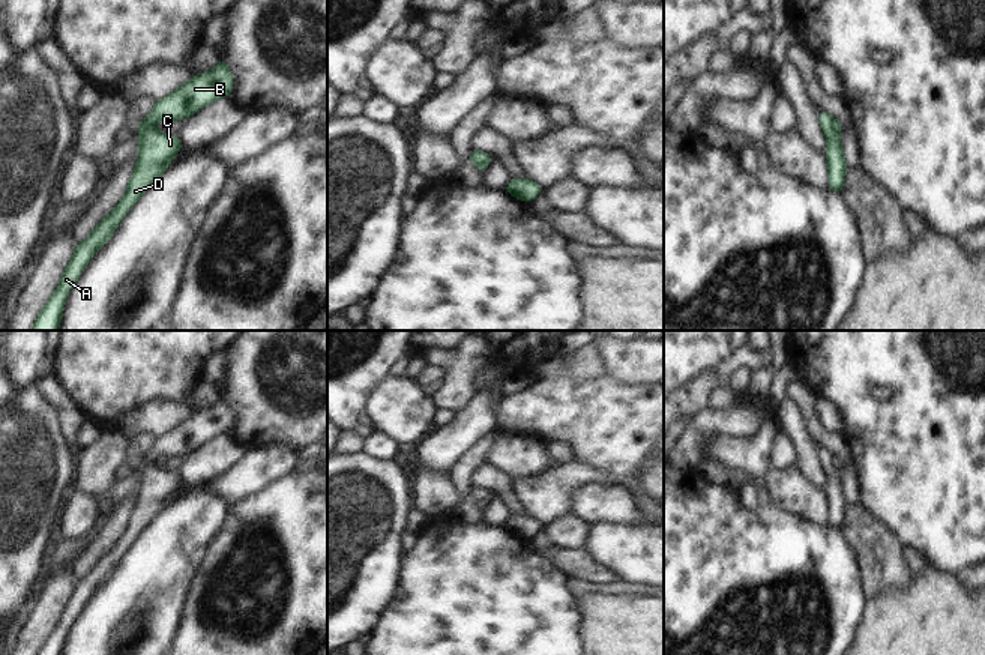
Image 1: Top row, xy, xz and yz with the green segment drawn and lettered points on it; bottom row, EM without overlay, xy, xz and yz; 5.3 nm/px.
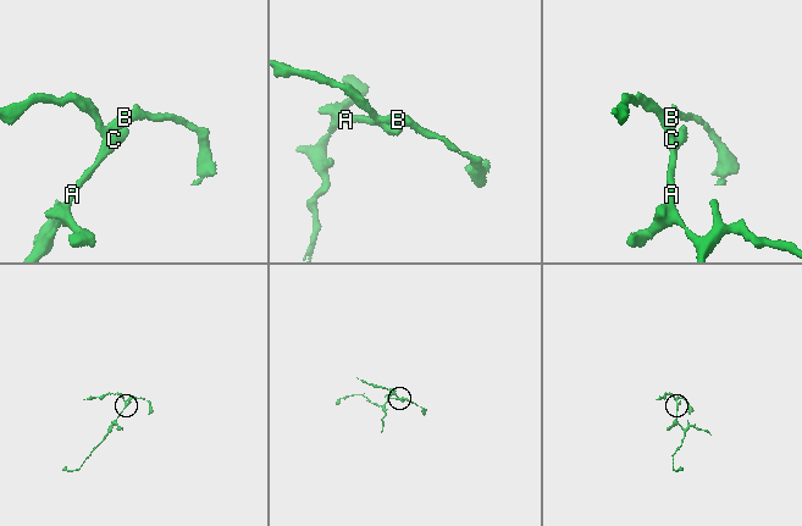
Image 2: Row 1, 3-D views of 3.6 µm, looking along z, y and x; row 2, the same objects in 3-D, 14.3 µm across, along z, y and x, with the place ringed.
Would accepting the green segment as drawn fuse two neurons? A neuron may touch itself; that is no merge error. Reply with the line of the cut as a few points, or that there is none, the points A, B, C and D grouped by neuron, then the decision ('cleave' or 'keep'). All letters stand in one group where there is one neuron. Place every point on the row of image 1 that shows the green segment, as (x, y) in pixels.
xy (143, 120), (152, 126) | A C D / B | cleave

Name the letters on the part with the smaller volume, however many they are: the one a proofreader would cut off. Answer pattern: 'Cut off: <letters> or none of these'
Cut off: B

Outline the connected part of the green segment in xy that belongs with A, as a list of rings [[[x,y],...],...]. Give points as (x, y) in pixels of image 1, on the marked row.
[[[144,120],[138,123],[137,134],[141,140],[138,161],[123,198],[114,210],[98,224],[87,240],[75,245],[75,252],[63,270],[57,290],[36,317],[32,331],[59,331],[66,297],[86,264],[95,252],[108,242],[134,203],[146,194],[153,180],[167,171],[171,159],[182,152],[182,143],[177,135],[156,132],[155,128],[147,126]]]

